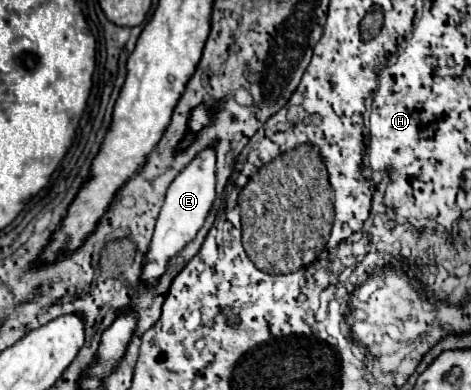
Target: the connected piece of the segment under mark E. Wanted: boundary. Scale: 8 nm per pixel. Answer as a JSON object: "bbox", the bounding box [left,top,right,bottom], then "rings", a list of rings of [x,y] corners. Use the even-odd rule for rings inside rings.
{"bbox":[142,148,216,284],"rings":[[[204,148],[178,174],[178,178],[174,178],[174,182],[168,188],[166,202],[164,202],[162,212],[160,212],[158,222],[156,222],[152,246],[150,246],[148,256],[146,256],[146,264],[144,264],[144,272],[142,272],[144,282],[156,284],[162,278],[162,274],[166,272],[168,260],[174,254],[178,254],[178,250],[182,250],[196,236],[196,232],[202,228],[202,224],[204,224],[204,220],[212,208],[212,202],[214,202],[214,194],[216,194],[214,188],[216,188],[216,150]]]}

